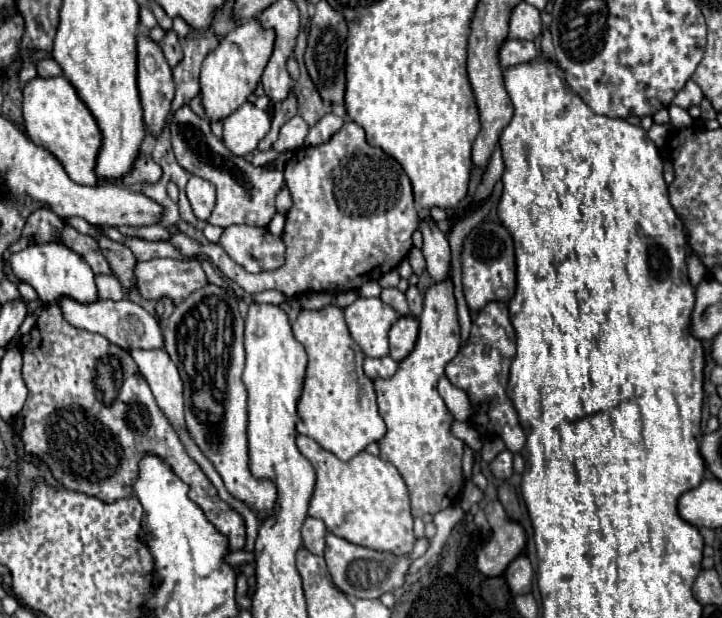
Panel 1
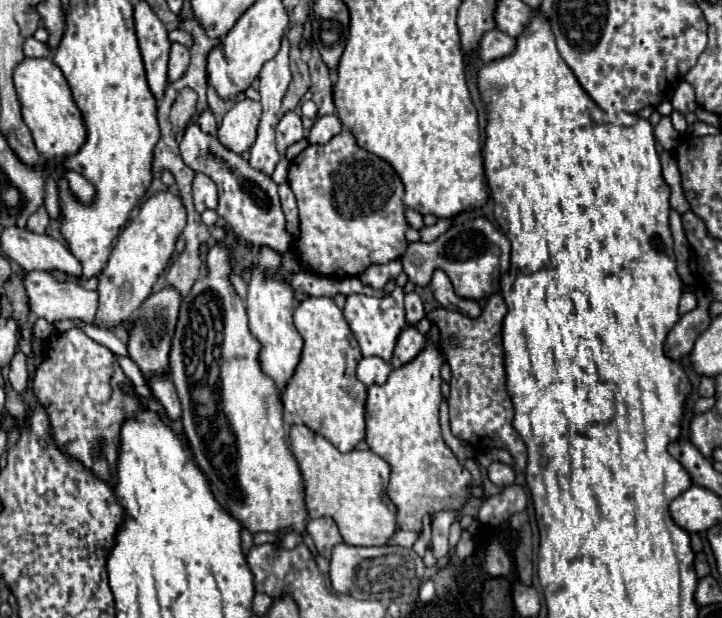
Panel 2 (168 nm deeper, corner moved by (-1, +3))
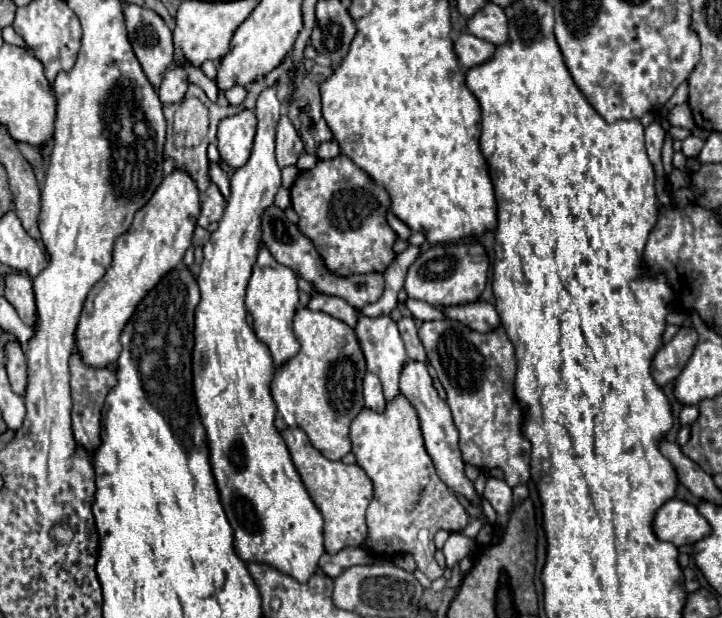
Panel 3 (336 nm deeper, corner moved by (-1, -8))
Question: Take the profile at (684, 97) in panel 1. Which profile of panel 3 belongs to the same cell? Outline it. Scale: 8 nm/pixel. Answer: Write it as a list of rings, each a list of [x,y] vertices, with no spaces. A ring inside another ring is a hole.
[[[682,103],[682,105],[676,105],[670,113],[668,113],[668,121],[676,127],[686,127],[686,129],[694,129],[694,119],[692,119],[692,113],[690,113],[690,107],[688,103]]]

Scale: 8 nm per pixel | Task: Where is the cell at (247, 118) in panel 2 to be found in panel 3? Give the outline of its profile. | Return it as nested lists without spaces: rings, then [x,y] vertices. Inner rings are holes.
[[[250,109],[238,115],[226,117],[218,125],[218,151],[224,163],[230,167],[242,167],[252,151],[252,141],[256,135],[256,115]]]

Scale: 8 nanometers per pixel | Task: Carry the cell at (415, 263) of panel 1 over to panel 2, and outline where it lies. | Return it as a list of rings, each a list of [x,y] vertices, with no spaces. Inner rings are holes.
[[[474,218],[470,222],[452,224],[442,236],[434,242],[412,242],[406,250],[406,268],[408,280],[416,286],[428,286],[434,270],[442,270],[448,274],[454,292],[462,298],[482,300],[488,298],[494,290],[498,278],[510,268],[510,244],[508,238],[492,226],[486,218]]]

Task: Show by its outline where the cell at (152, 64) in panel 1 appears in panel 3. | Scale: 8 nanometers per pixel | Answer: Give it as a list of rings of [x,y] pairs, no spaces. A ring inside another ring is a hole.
[[[126,5],[124,7],[124,17],[126,17],[126,29],[128,29],[128,37],[130,37],[132,49],[134,49],[136,57],[138,57],[148,81],[152,83],[154,89],[158,89],[166,69],[174,63],[172,31],[168,29],[168,25],[162,21],[162,17],[156,11],[140,7],[140,5]]]

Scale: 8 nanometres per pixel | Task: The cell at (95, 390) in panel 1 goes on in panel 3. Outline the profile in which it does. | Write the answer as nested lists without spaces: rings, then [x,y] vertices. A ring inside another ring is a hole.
[[[78,353],[70,357],[70,385],[72,385],[72,431],[78,445],[82,445],[88,453],[94,453],[100,447],[100,427],[102,427],[102,407],[108,391],[116,385],[116,373],[108,367],[90,367],[82,361]]]

